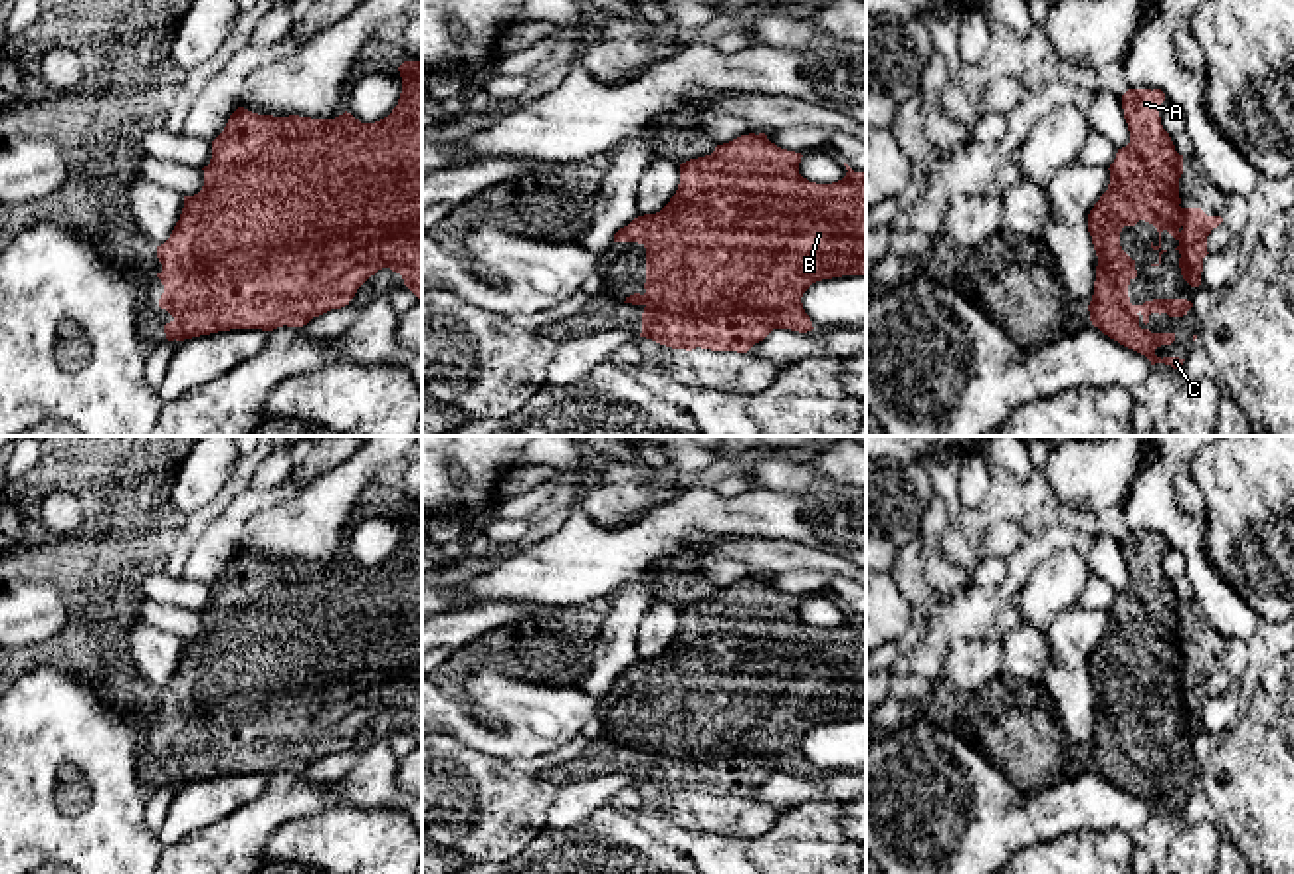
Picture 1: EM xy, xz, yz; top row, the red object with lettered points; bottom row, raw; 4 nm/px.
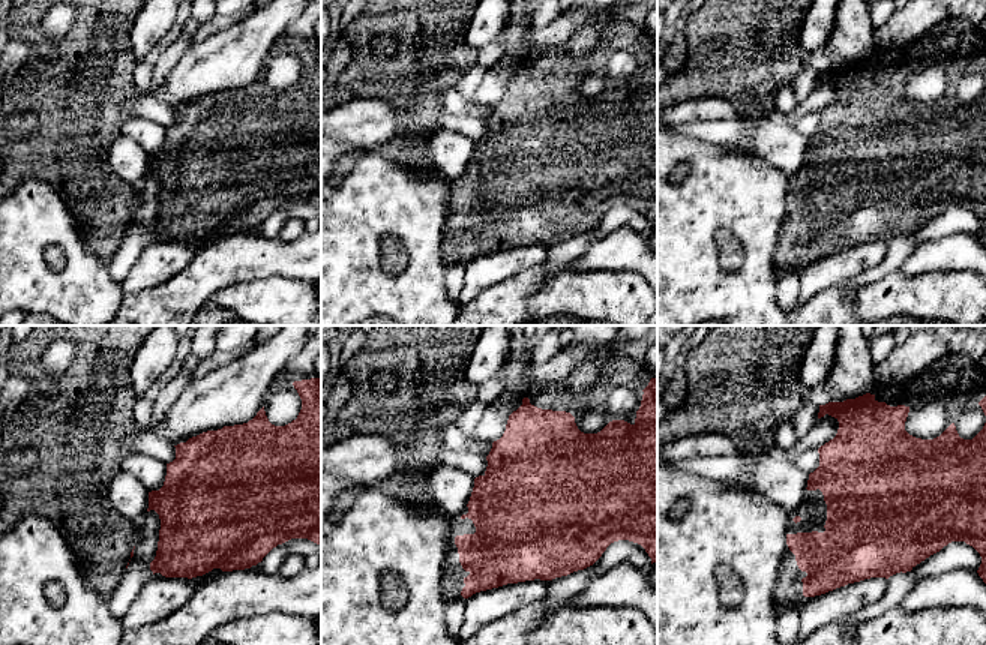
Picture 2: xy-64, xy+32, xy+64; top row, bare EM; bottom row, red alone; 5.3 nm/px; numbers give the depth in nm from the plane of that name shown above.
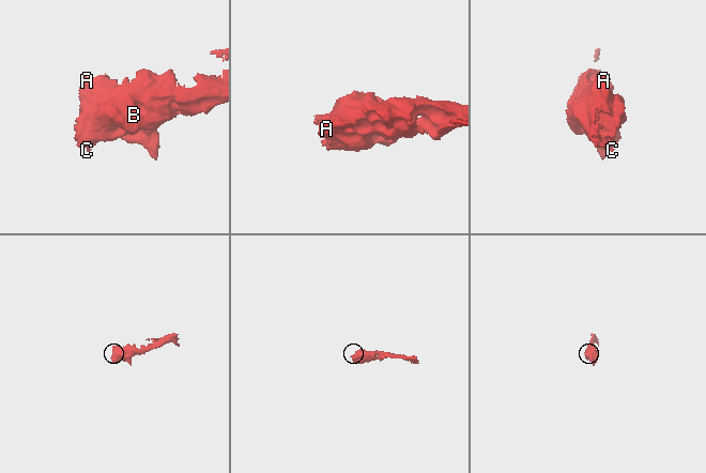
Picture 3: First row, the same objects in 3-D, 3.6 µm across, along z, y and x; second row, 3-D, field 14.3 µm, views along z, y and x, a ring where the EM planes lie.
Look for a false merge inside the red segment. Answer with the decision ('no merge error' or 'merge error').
merge error

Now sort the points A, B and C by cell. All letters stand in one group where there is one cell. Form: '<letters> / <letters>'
A / B C

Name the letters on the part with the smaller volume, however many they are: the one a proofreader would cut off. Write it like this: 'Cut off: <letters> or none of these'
Cut off: A

